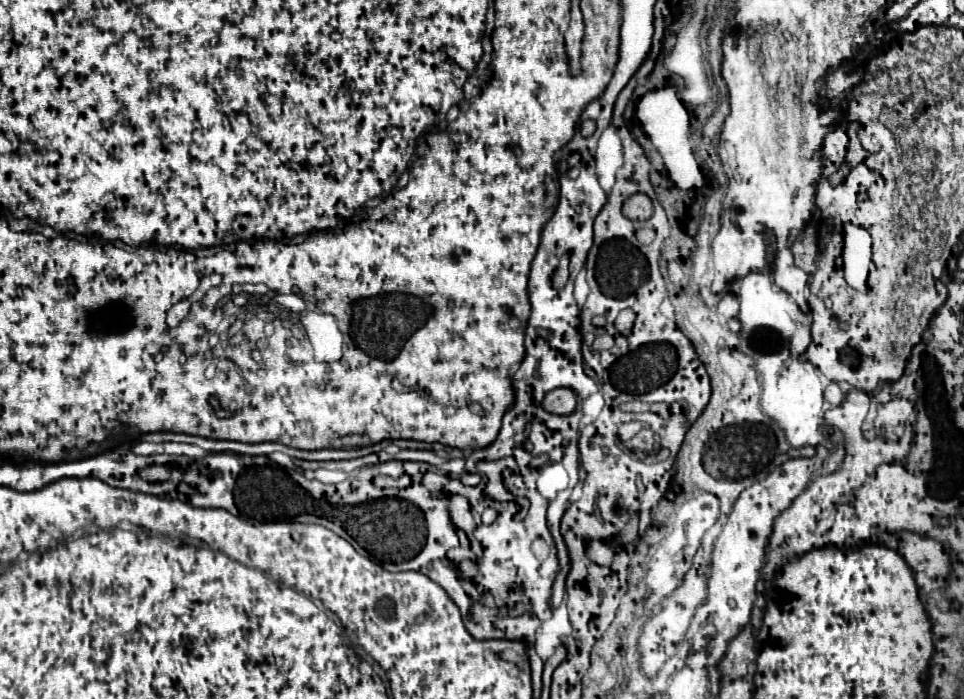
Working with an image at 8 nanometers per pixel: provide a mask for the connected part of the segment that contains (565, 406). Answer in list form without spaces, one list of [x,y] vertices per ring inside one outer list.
[[[555,388],[543,398],[541,406],[551,414],[569,416],[577,408],[577,394],[571,388]]]

